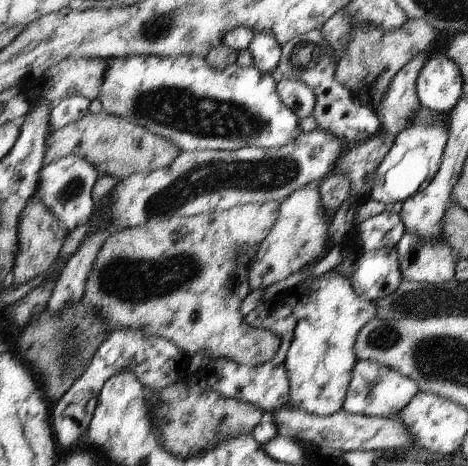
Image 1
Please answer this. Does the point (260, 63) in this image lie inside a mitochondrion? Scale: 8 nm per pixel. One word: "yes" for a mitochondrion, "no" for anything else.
no

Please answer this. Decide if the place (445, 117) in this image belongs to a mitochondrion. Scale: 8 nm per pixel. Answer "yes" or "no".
no

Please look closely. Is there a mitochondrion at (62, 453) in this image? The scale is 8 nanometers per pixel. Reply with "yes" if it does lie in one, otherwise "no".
no

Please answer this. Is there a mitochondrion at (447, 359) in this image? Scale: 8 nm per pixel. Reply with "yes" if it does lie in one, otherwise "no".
yes

